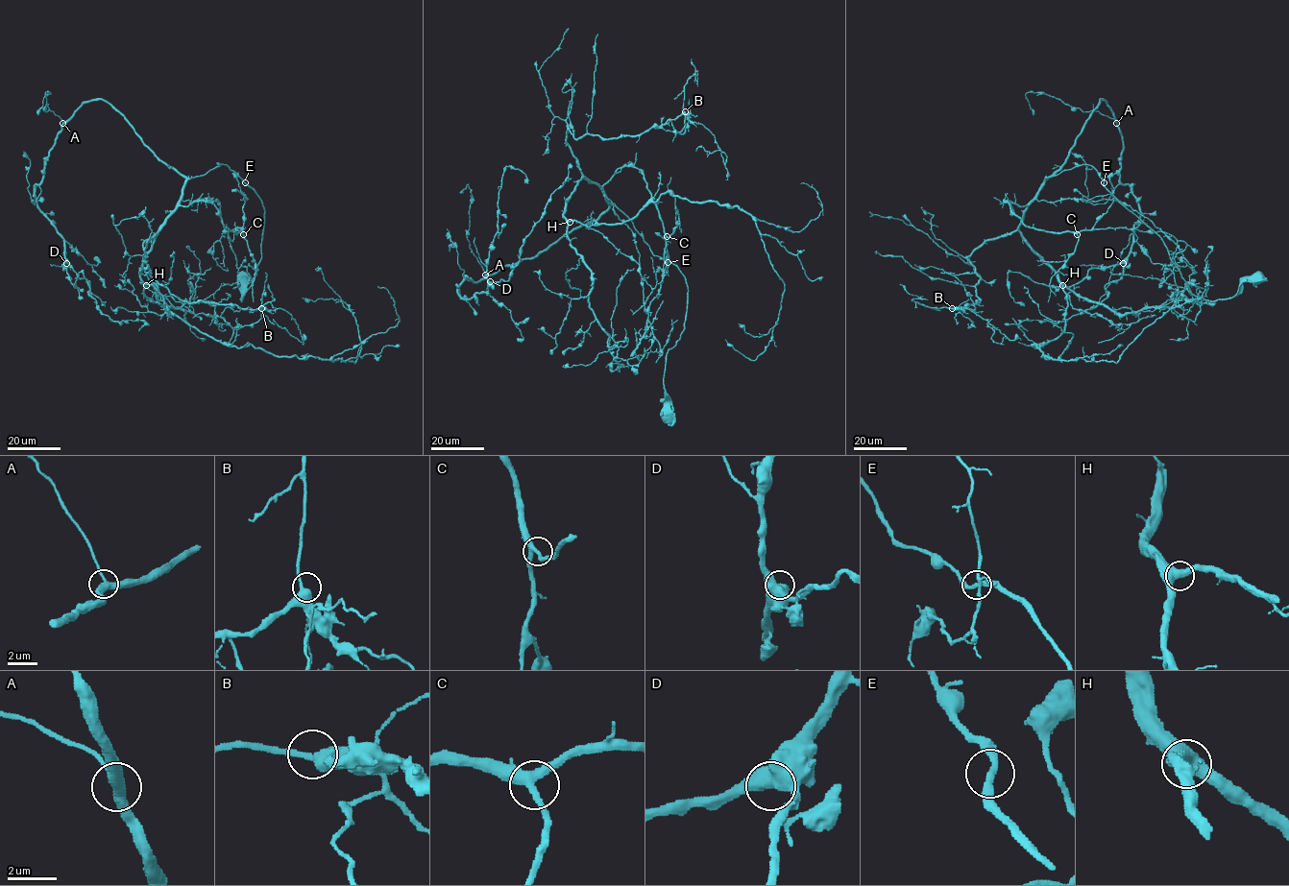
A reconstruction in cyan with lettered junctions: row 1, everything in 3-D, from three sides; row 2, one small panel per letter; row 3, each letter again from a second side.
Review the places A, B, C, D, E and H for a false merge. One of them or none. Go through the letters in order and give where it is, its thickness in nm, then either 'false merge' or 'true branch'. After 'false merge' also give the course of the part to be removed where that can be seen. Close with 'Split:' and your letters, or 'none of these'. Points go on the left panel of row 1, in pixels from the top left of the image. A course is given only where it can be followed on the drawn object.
A: at (62, 123); 360 nm thick; true branch
B: at (261, 308); 480 nm thick; true branch
C: at (243, 234); 320 nm thick; true branch
D: at (66, 263); 600 nm thick; true branch
E: at (245, 182); 280 nm thick; true branch
H: at (146, 285); 500 nm thick; true branch
Split: none of these

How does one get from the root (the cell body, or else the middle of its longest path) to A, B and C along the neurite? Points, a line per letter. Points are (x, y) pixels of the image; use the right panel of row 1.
A: (1257, 278), (1230, 298), (1201, 299), (1163, 241), (1093, 167), (1045, 179), (1100, 100), (1116, 123)
B: (1257, 278), (1195, 297), (1163, 241), (1081, 164), (972, 252), (980, 301), (952, 308)
C: (1257, 278), (1195, 297), (1087, 164), (1047, 178), (1027, 204), (1007, 201), (1028, 226), (1077, 234)

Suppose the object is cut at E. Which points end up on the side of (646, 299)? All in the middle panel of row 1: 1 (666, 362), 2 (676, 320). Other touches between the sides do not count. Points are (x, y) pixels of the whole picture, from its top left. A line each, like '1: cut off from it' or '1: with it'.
1: cut off from it
2: with it

